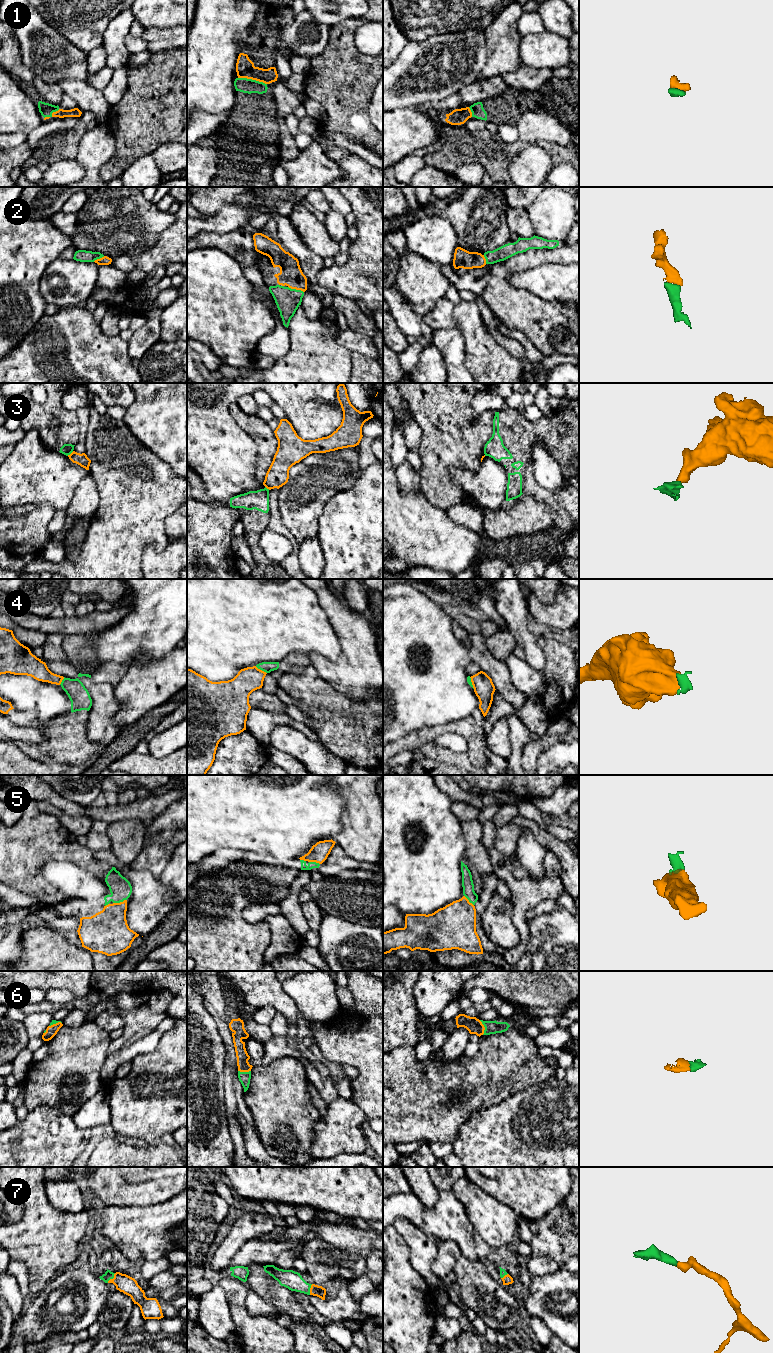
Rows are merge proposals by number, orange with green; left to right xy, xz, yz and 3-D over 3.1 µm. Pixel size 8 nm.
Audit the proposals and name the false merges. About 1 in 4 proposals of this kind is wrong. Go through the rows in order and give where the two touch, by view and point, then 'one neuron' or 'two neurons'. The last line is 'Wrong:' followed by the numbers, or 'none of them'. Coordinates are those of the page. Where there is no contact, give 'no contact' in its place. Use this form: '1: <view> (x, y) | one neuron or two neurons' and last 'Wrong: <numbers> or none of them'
1: xz (252, 79) | one neuron
2: xz (296, 289) | one neuron
3: xy (71, 453) | two neurons
4: xz (261, 670) | one neuron
5: xy (120, 902) | one neuron
6: yz (484, 1027) | one neuron
7: xy (113, 1278) | one neuron
Wrong: 3

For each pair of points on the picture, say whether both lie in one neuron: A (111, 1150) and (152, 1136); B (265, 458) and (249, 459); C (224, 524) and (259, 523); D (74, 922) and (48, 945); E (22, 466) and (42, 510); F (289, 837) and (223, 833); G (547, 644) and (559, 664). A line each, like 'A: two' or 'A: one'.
A: two
B: two
C: two
D: two
E: two
F: one
G: one

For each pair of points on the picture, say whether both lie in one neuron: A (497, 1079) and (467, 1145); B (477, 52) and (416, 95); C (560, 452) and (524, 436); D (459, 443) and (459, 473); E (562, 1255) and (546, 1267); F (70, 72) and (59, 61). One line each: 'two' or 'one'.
A: two
B: one
C: one
D: two
E: two
F: one

